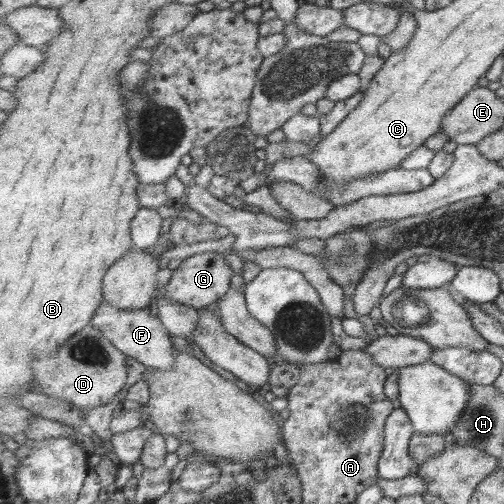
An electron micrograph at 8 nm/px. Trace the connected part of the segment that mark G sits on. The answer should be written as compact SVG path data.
M207 252L197 254L184 260L179 268L173 270L172 279L169 284L162 290L162 297L166 301L178 302L195 310L209 309L215 307L231 289L231 276L233 270L227 263L225 253Z

